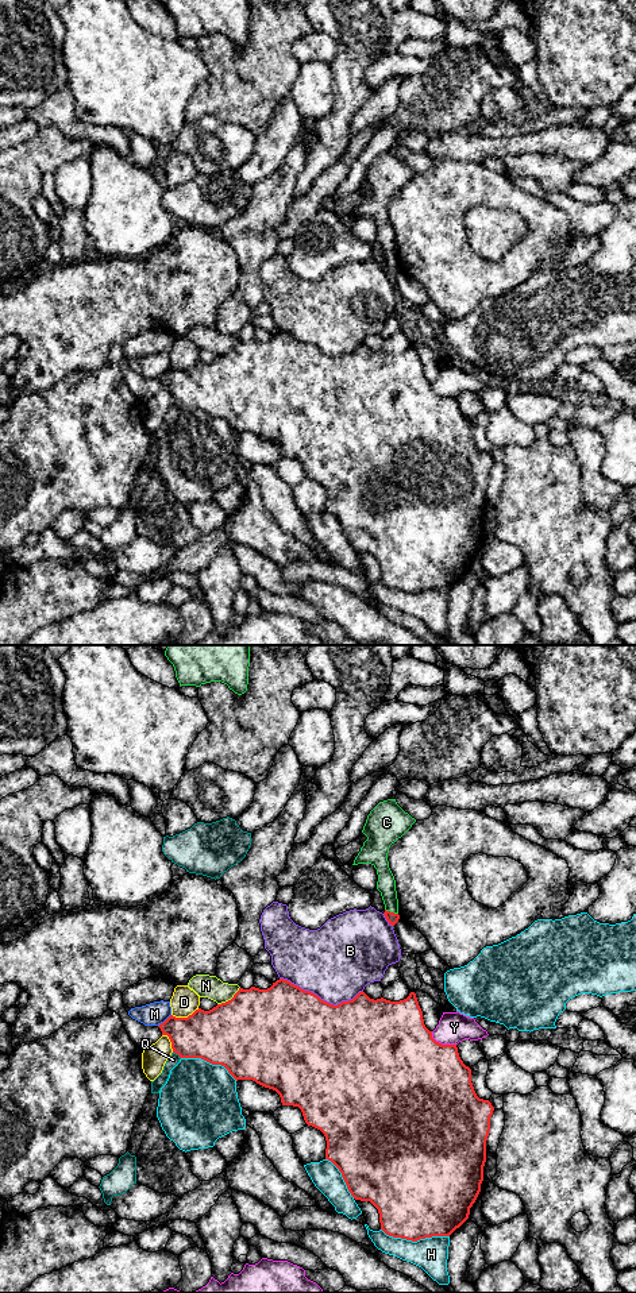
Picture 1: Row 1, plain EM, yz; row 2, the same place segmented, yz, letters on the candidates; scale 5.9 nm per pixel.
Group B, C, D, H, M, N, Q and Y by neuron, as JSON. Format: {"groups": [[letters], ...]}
{"groups": [["B"], ["C"], ["D"], ["H"], ["M"], ["N"], ["Q"], ["Y"]]}

